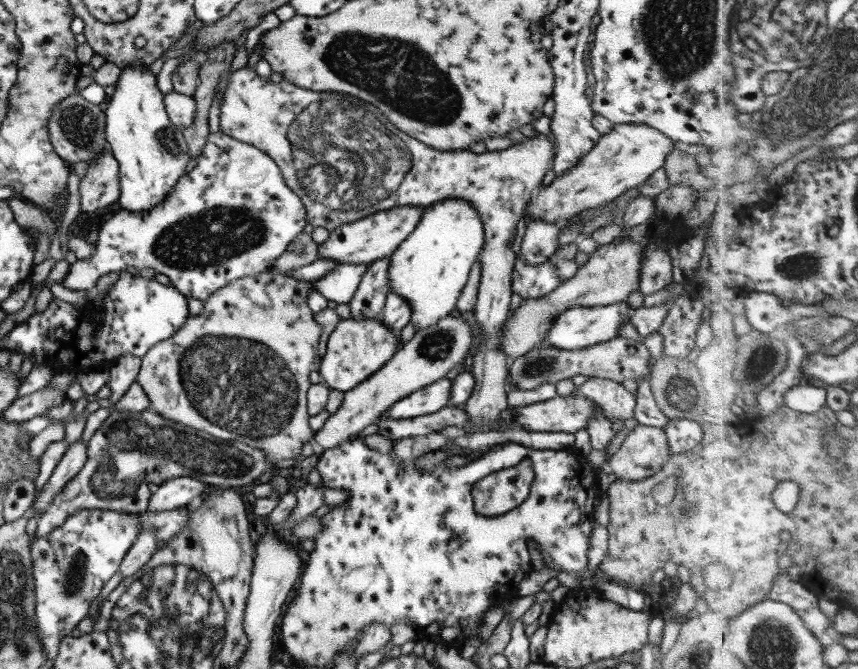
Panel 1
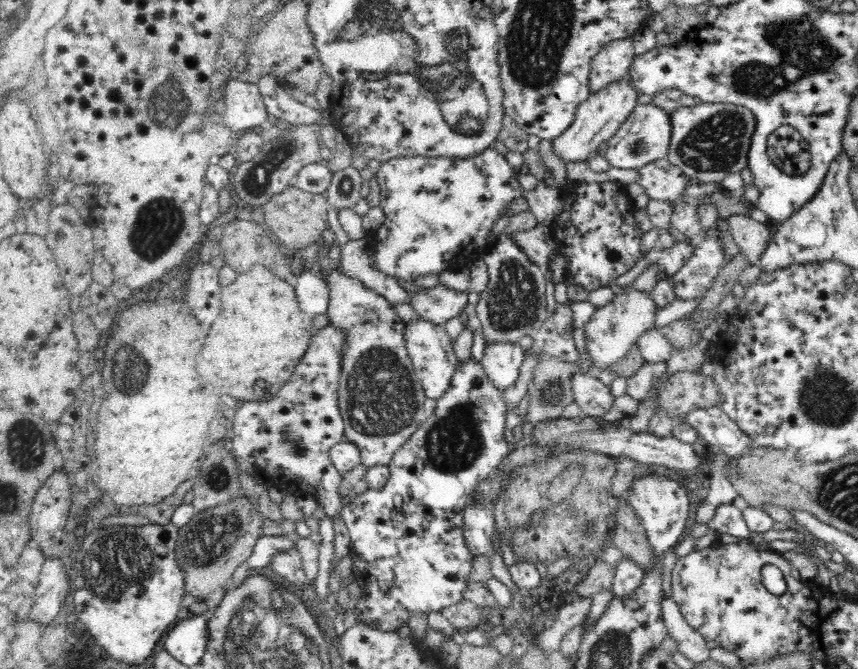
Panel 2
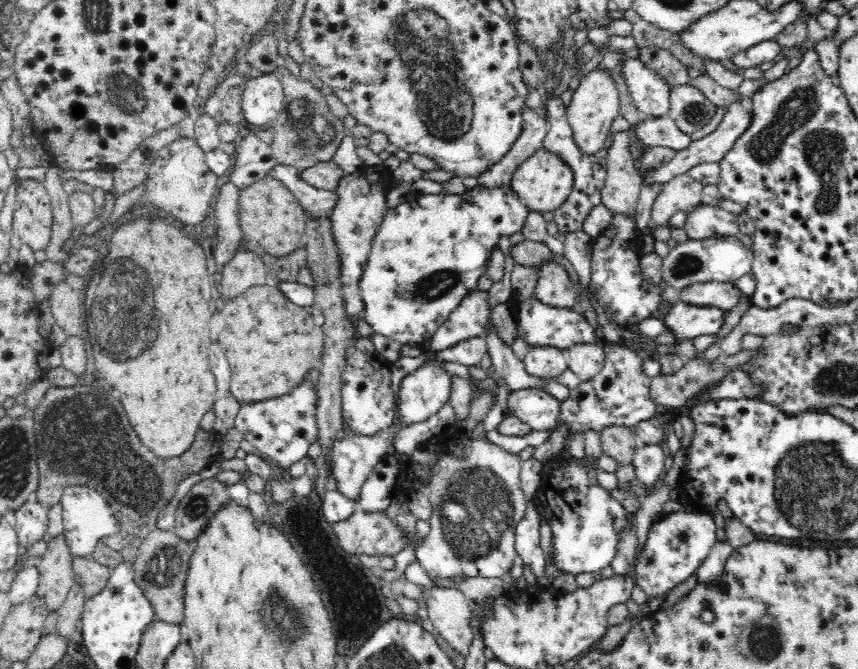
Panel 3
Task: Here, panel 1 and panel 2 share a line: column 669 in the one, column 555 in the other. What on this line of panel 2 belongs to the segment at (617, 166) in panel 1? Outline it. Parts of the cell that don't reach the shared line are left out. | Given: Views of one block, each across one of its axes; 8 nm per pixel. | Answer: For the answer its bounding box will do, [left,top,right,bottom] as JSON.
[552,74,638,160]

